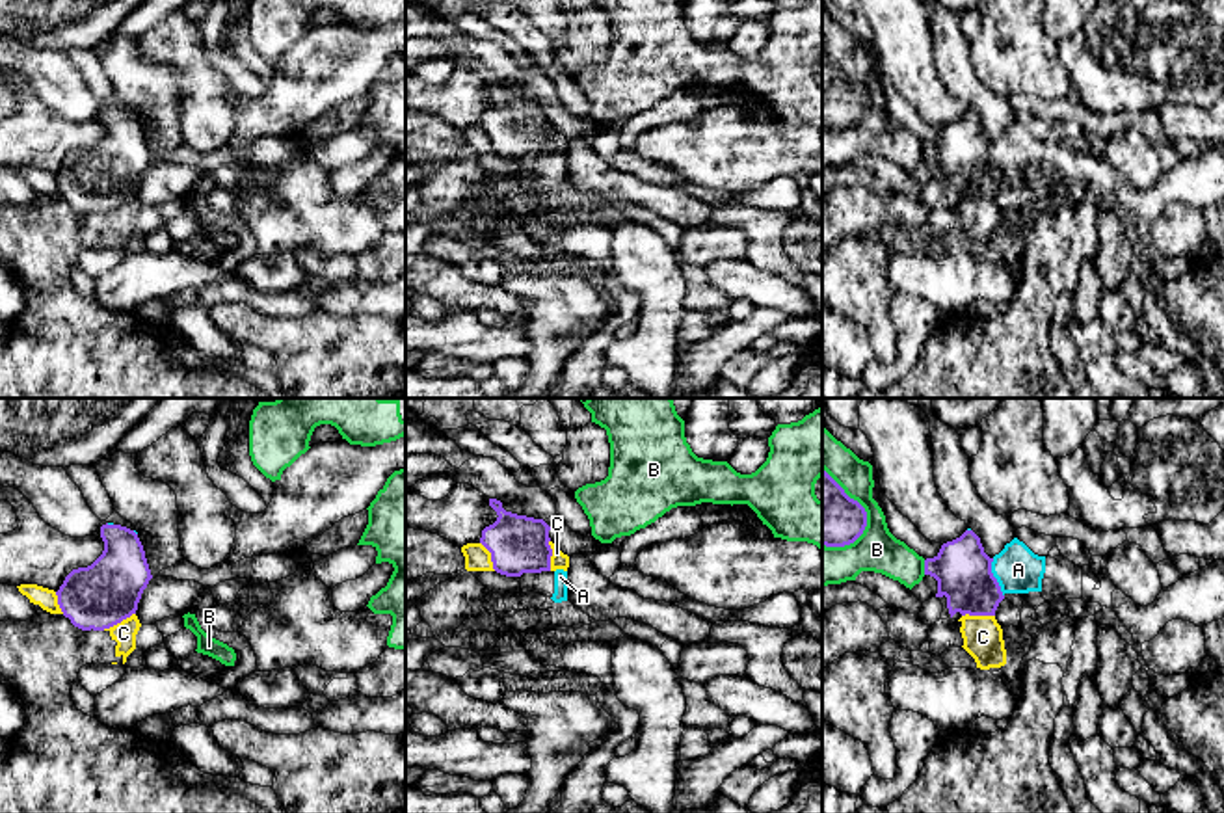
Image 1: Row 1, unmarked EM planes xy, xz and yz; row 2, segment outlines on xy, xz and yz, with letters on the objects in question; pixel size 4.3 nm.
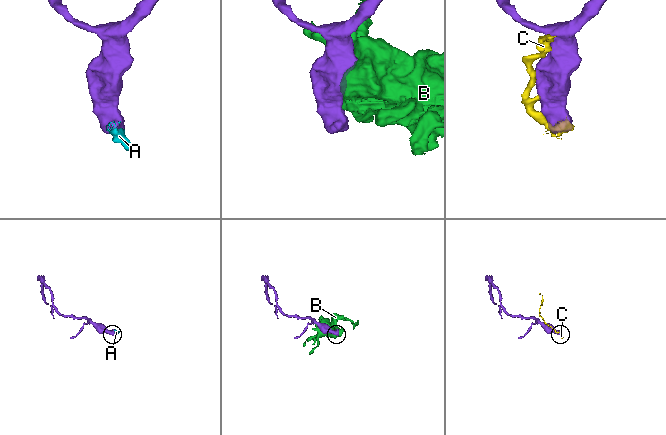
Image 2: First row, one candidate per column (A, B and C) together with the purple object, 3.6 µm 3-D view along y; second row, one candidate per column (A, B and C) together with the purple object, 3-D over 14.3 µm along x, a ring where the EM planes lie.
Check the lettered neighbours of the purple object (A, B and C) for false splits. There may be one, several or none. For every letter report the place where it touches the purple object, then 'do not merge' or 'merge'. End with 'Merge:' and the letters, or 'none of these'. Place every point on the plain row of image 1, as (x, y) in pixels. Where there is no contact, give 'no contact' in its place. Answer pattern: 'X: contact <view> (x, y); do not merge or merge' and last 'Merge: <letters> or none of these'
A: contact yz (994, 160); merge
B: contact yz (864, 92); do not merge
C: contact yz (977, 198); do not merge
Merge: A

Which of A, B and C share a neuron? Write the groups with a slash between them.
A / B / C

